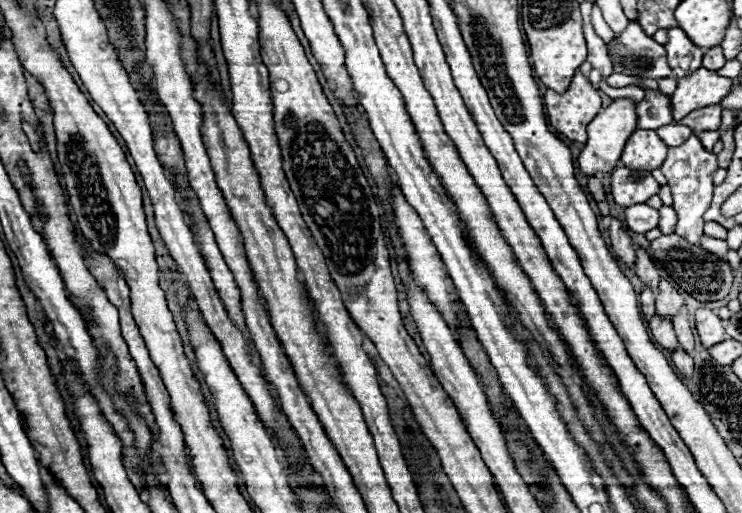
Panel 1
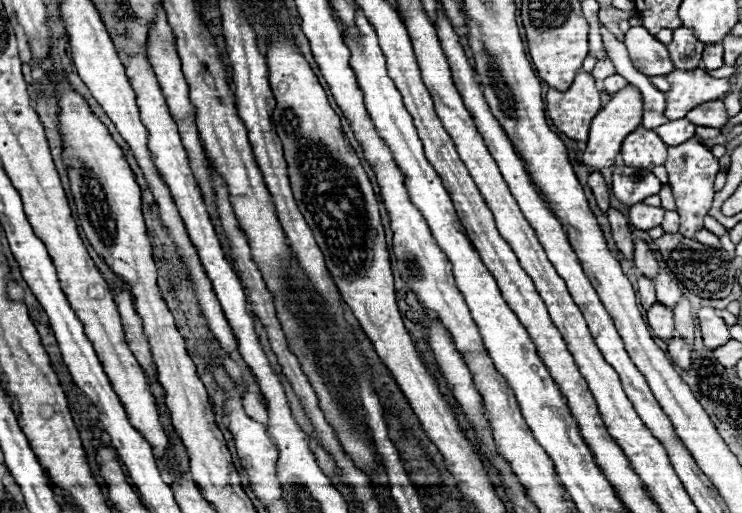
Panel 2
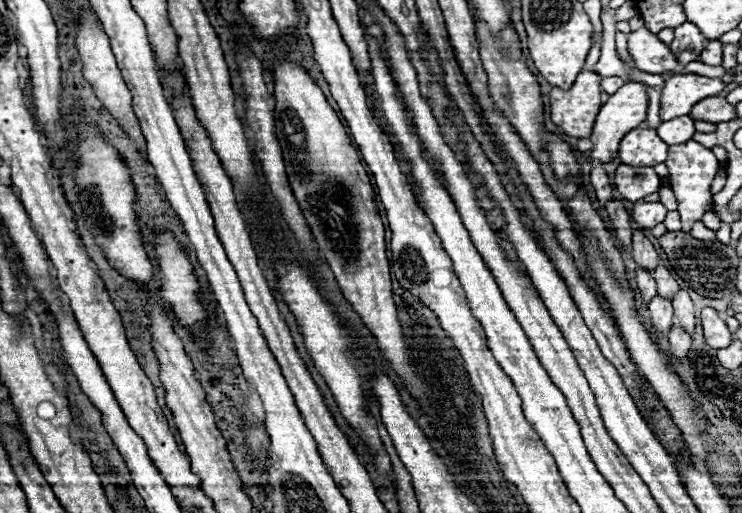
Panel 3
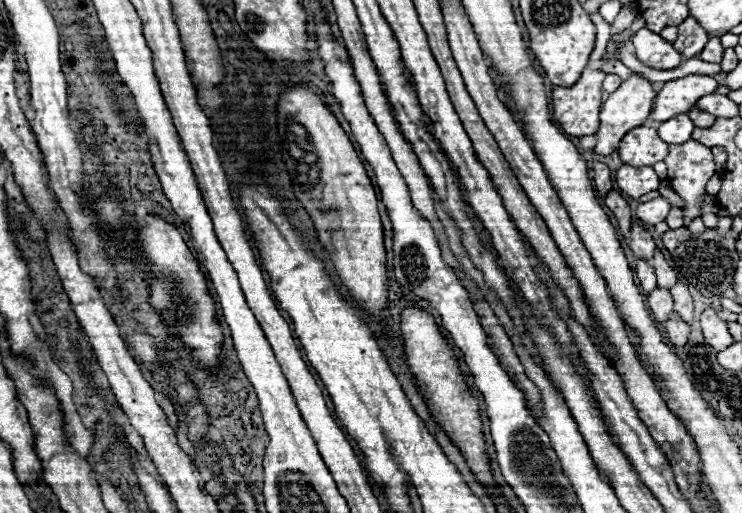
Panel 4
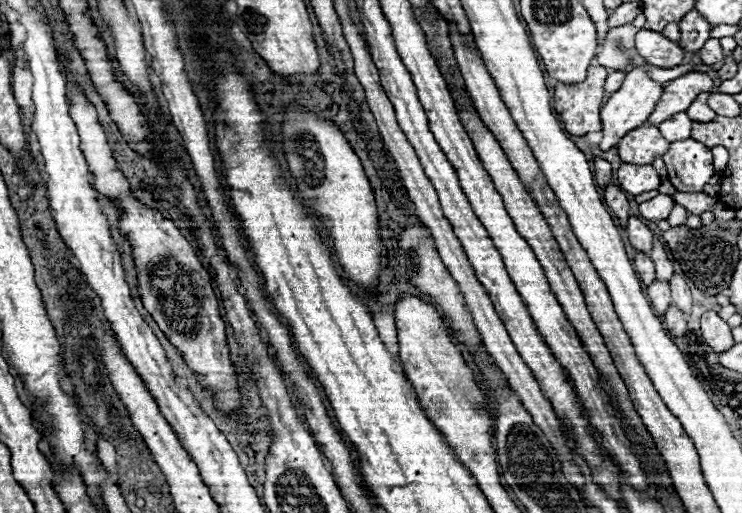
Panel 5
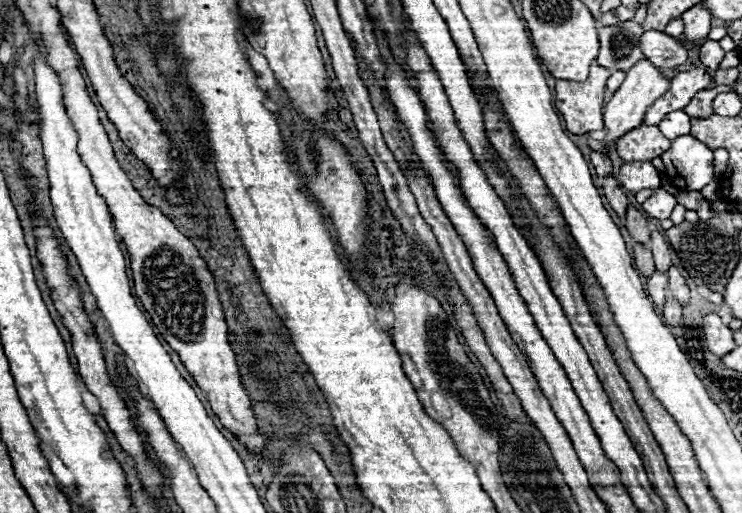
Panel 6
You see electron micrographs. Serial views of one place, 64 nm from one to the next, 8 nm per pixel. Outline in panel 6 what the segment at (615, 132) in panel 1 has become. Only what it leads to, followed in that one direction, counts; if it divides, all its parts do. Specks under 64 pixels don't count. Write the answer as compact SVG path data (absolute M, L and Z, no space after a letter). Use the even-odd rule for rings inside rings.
M640 60L636 62L628 74L626 80L622 82L622 86L614 92L612 100L606 104L604 108L604 128L608 130L604 142L614 142L620 136L624 136L626 132L634 130L636 126L640 126L644 122L644 116L648 112L648 108L668 90L668 78L664 78L660 74L660 68L656 68L650 60Z

